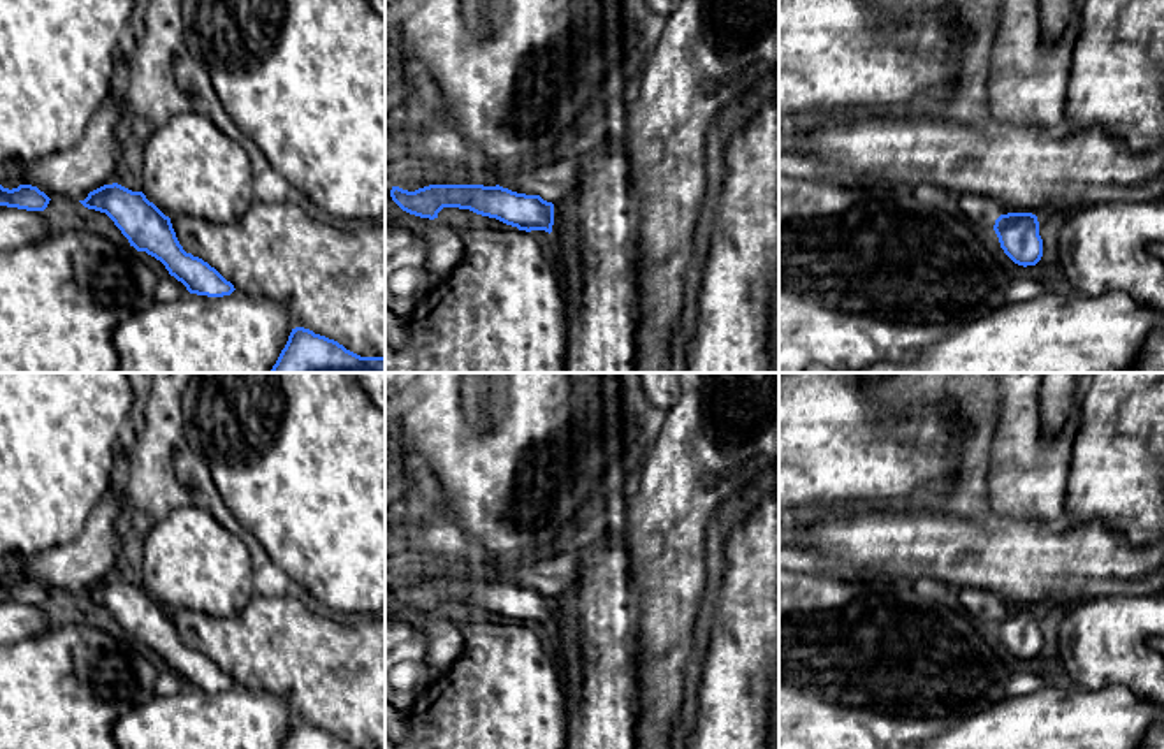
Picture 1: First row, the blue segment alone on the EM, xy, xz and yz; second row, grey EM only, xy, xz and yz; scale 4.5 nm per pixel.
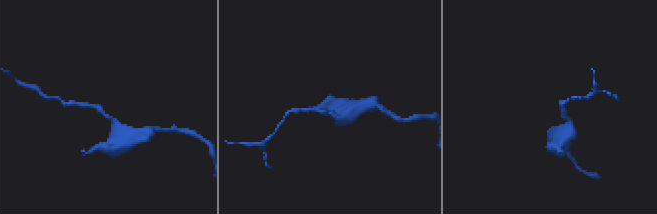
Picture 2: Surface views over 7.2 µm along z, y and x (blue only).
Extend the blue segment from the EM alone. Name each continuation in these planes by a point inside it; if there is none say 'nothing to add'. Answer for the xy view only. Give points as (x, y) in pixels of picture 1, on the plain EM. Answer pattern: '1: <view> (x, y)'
nothing to add

